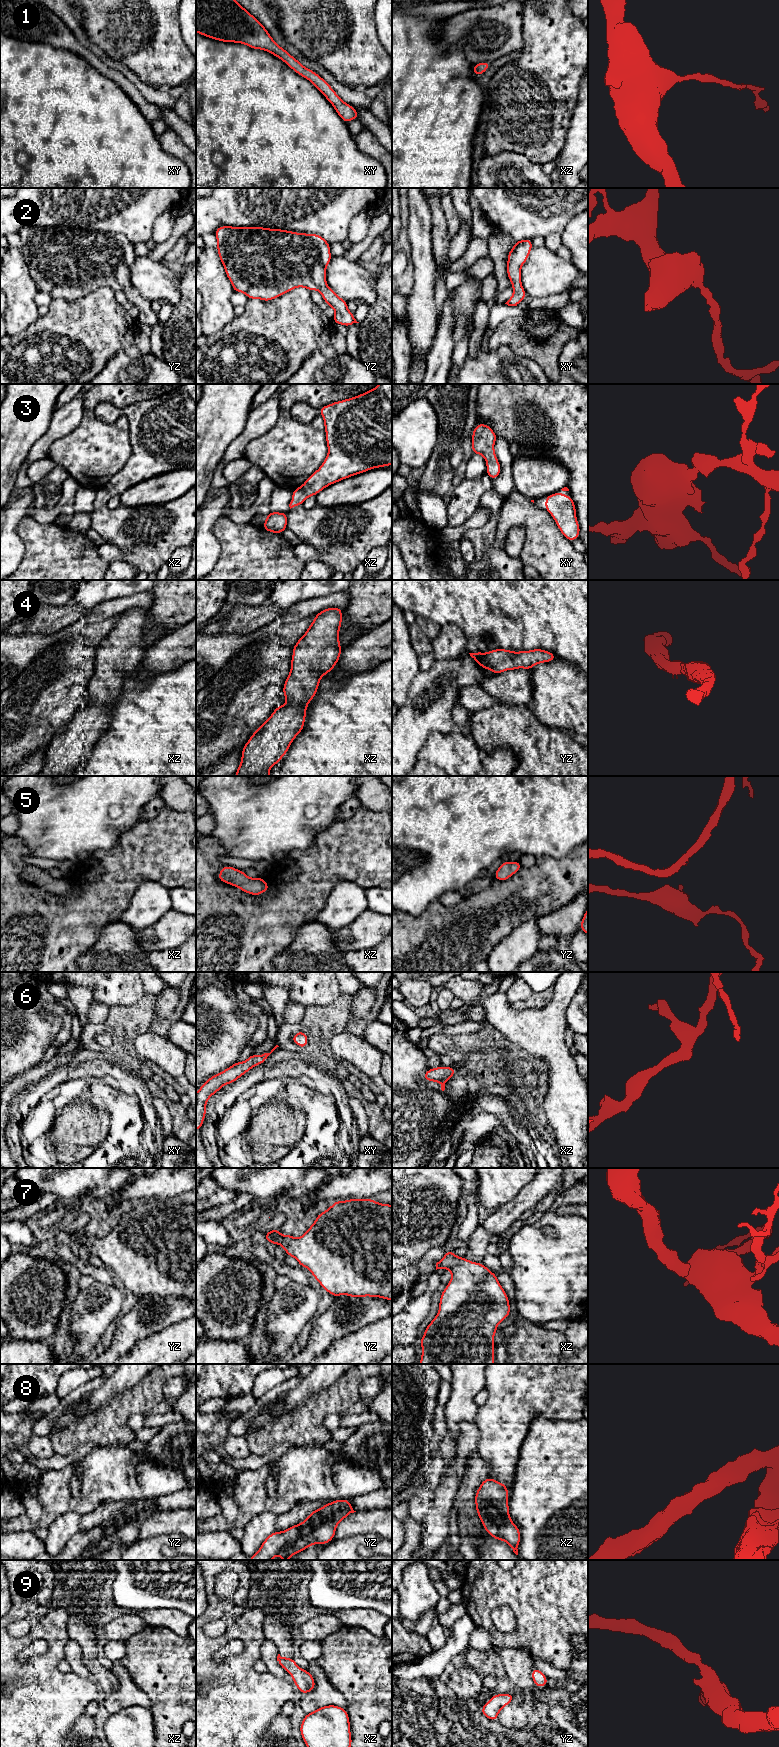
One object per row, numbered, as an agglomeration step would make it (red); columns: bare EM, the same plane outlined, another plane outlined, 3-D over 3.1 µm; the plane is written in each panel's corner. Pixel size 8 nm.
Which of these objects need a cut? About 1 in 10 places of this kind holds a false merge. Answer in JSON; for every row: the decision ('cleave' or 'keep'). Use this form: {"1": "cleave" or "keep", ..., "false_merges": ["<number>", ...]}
{"1": "keep", "2": "keep", "3": "keep", "4": "keep", "5": "keep", "6": "keep", "7": "keep", "8": "keep", "9": "keep", "false_merges": []}

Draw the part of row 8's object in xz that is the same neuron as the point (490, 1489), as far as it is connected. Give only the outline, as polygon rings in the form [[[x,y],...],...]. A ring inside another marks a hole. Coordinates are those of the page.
[[[488,1477],[476,1491],[475,1506],[486,1532],[496,1540],[507,1542],[518,1555],[521,1534],[509,1515],[508,1497],[506,1485]]]

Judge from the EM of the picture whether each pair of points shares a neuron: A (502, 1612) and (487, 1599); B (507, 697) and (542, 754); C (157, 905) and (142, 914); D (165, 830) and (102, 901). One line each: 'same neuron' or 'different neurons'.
A: different neurons
B: different neurons
C: same neuron
D: same neuron

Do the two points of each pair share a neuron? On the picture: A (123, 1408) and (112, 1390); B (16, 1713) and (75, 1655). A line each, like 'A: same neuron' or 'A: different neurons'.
A: different neurons
B: different neurons

